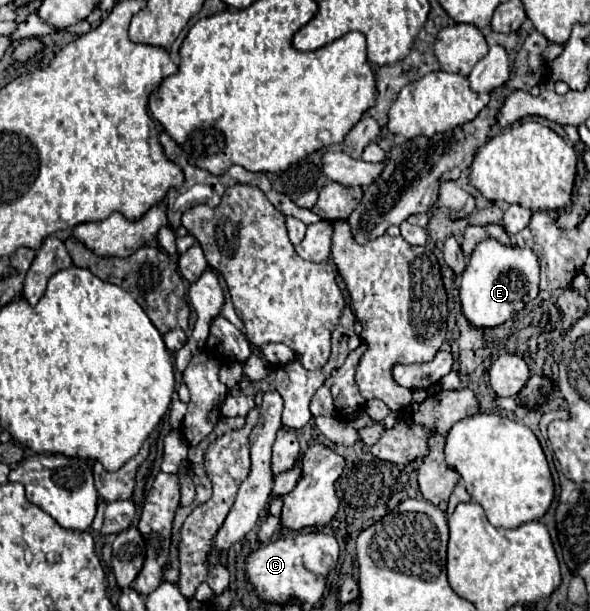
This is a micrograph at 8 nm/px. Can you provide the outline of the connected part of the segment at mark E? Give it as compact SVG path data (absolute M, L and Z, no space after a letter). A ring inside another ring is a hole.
M493 238L481 242L459 282L461 312L473 328L497 328L529 304L539 292L539 260L529 248L503 246Z

